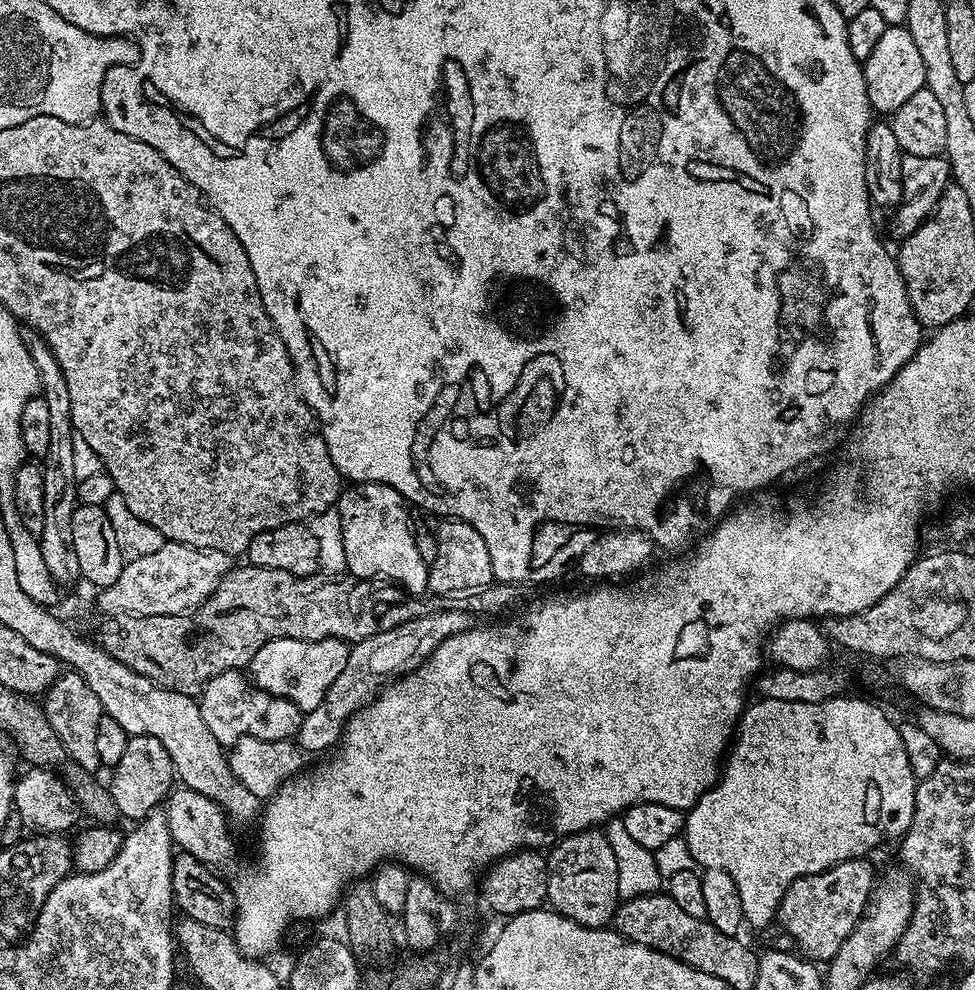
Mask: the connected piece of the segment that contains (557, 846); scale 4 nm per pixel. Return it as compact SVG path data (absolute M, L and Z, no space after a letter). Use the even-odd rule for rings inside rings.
M588 828L584 832L575 832L563 837L551 845L546 859L549 874L547 903L551 911L578 922L584 928L608 928L616 919L616 910L620 907L622 899L618 890L617 863L605 833L595 828Z

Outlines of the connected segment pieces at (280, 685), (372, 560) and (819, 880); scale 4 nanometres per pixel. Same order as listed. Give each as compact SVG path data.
M274 638L254 654L254 658L246 666L250 673L250 679L256 687L263 692L269 692L271 696L279 696L282 700L294 702L294 706L305 713L314 710L326 698L330 686L334 686L334 678L342 674L346 668L346 658L350 651L349 641L326 638L325 640L299 640L298 638Z
M356 482L340 493L338 511L342 518L342 546L346 550L348 572L361 580L391 580L399 584L410 596L421 597L428 592L428 564L422 562L418 546L414 546L414 534L410 523L409 505L404 497L388 484Z
M864 858L844 860L824 872L798 878L786 890L780 903L778 924L797 944L799 951L813 962L827 962L838 954L842 942L850 938L854 926L864 915L874 895L872 868Z

